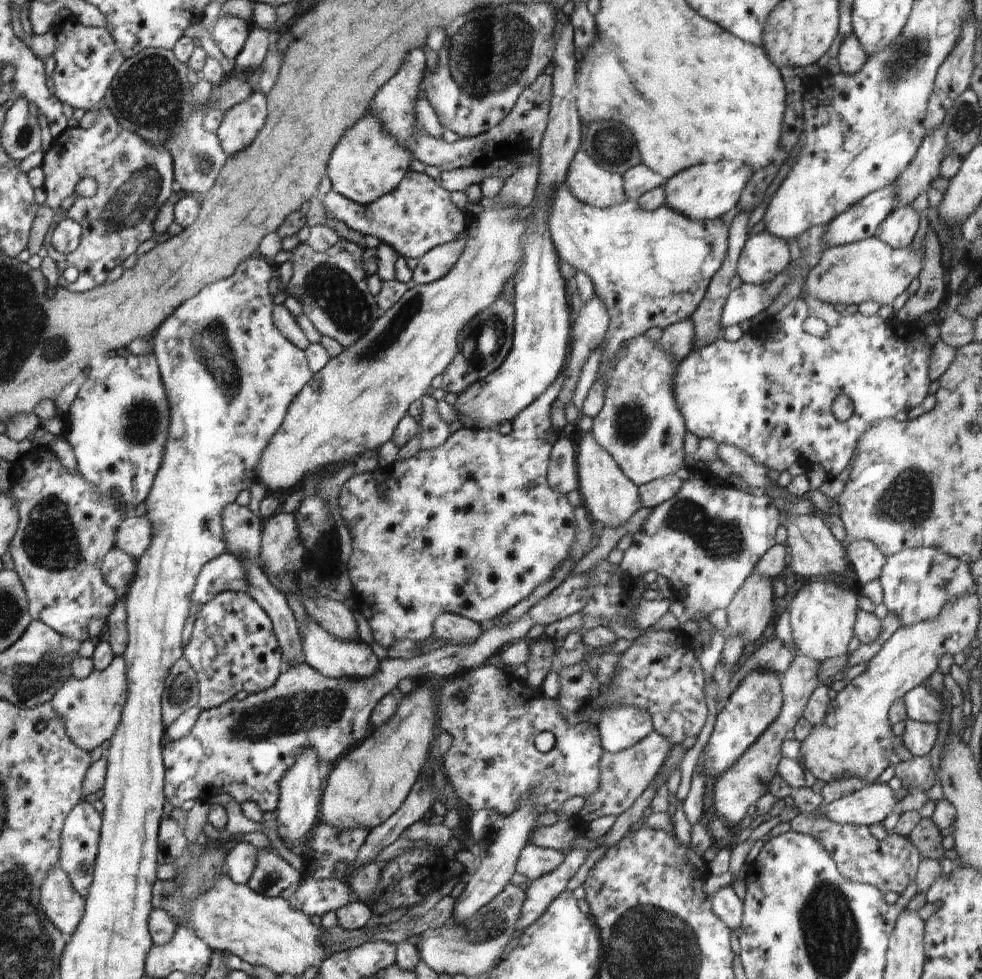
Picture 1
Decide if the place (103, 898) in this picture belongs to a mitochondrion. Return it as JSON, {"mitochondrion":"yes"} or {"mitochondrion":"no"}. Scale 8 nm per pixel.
{"mitochondrion":"no"}

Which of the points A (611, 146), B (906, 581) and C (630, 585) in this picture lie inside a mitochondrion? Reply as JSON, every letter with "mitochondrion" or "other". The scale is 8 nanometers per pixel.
{"A":"mitochondrion","B":"mitochondrion","C":"other"}

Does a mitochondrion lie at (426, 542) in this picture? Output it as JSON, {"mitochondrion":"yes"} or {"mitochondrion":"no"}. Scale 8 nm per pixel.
{"mitochondrion":"no"}

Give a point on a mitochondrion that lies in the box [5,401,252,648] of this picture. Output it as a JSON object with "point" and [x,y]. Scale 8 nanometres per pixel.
{"point":[50,541]}

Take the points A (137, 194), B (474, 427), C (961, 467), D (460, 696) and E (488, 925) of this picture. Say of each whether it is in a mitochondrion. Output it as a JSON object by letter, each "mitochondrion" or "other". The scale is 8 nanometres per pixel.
{"A":"mitochondrion","B":"other","C":"other","D":"other","E":"mitochondrion"}

